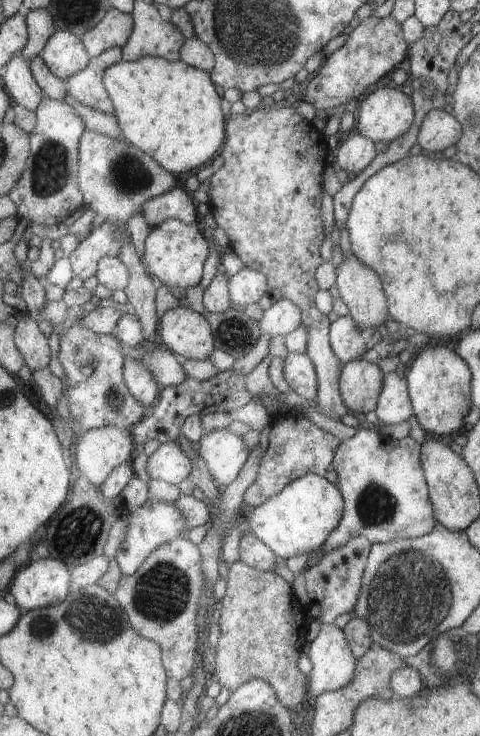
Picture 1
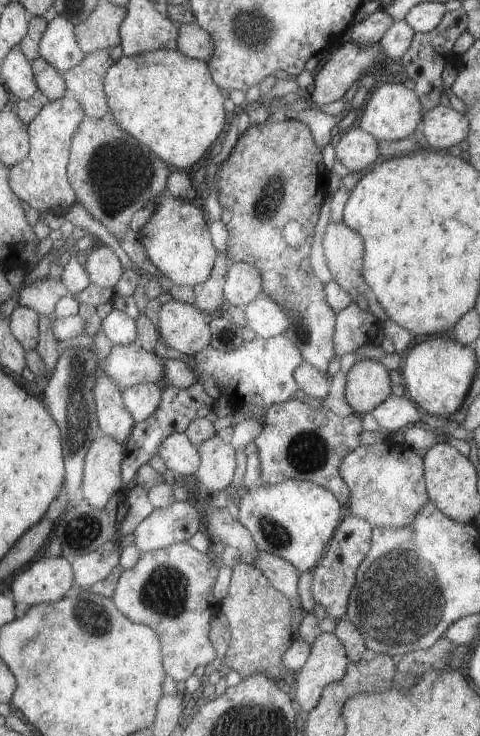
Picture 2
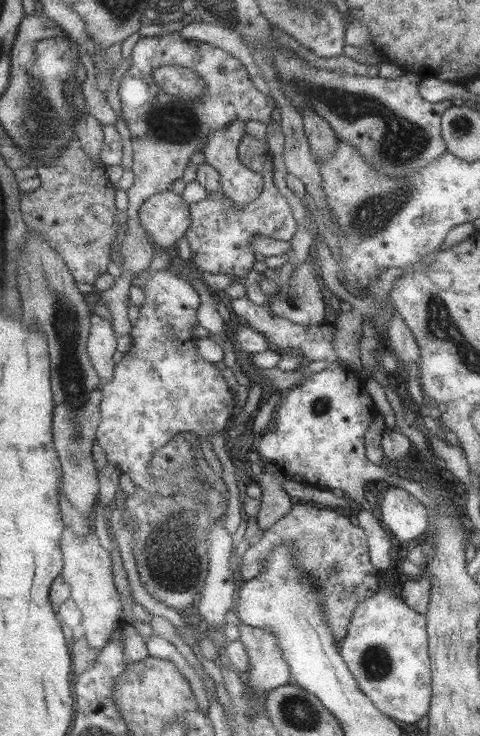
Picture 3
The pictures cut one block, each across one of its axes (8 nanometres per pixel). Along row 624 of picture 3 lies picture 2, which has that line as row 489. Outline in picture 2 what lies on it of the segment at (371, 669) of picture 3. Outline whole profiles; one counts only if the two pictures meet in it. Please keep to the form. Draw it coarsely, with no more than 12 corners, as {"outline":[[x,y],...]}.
{"outline":[[394,442],[340,463],[345,513],[408,526],[429,501],[423,458]]}

